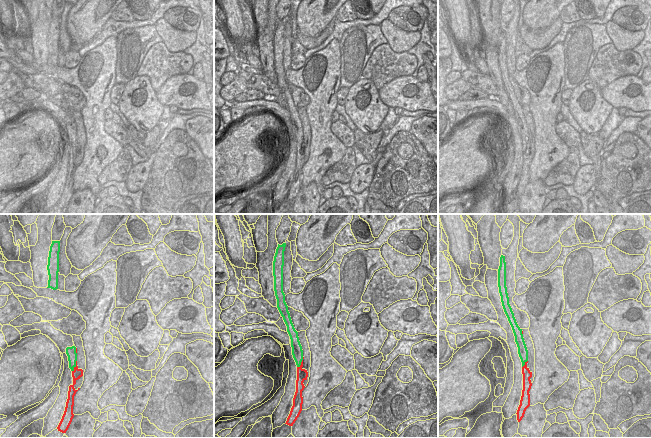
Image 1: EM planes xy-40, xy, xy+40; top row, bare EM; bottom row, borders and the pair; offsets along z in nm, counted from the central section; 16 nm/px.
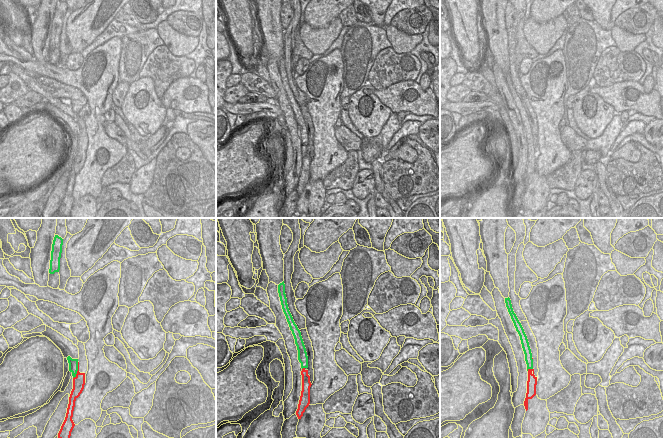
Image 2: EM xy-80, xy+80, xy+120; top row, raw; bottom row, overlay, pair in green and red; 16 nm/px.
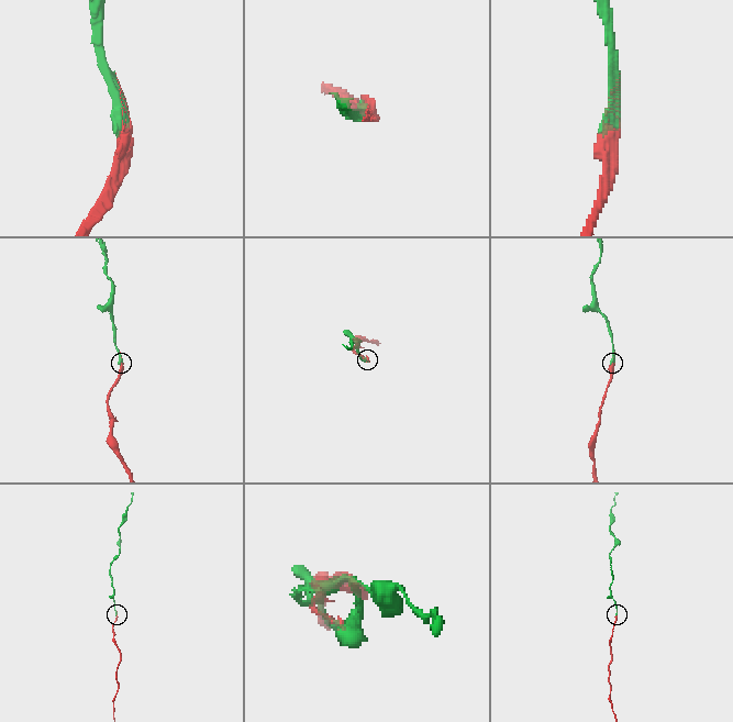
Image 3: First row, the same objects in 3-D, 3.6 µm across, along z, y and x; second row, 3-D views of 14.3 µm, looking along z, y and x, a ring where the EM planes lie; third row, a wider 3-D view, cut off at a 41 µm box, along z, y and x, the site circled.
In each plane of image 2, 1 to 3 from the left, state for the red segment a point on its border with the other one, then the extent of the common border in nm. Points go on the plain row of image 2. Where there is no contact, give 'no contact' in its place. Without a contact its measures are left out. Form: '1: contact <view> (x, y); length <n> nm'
1: contact xy-80 (77, 146); length 280 nm
2: contact xy+80 (303, 143); length 60 nm
3: contact xy+120 (529, 144); length 100 nm

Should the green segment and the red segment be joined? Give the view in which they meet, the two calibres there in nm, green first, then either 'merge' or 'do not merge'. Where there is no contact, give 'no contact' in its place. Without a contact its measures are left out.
contact in xy-40; calibres 160 and 160 nm; merge

